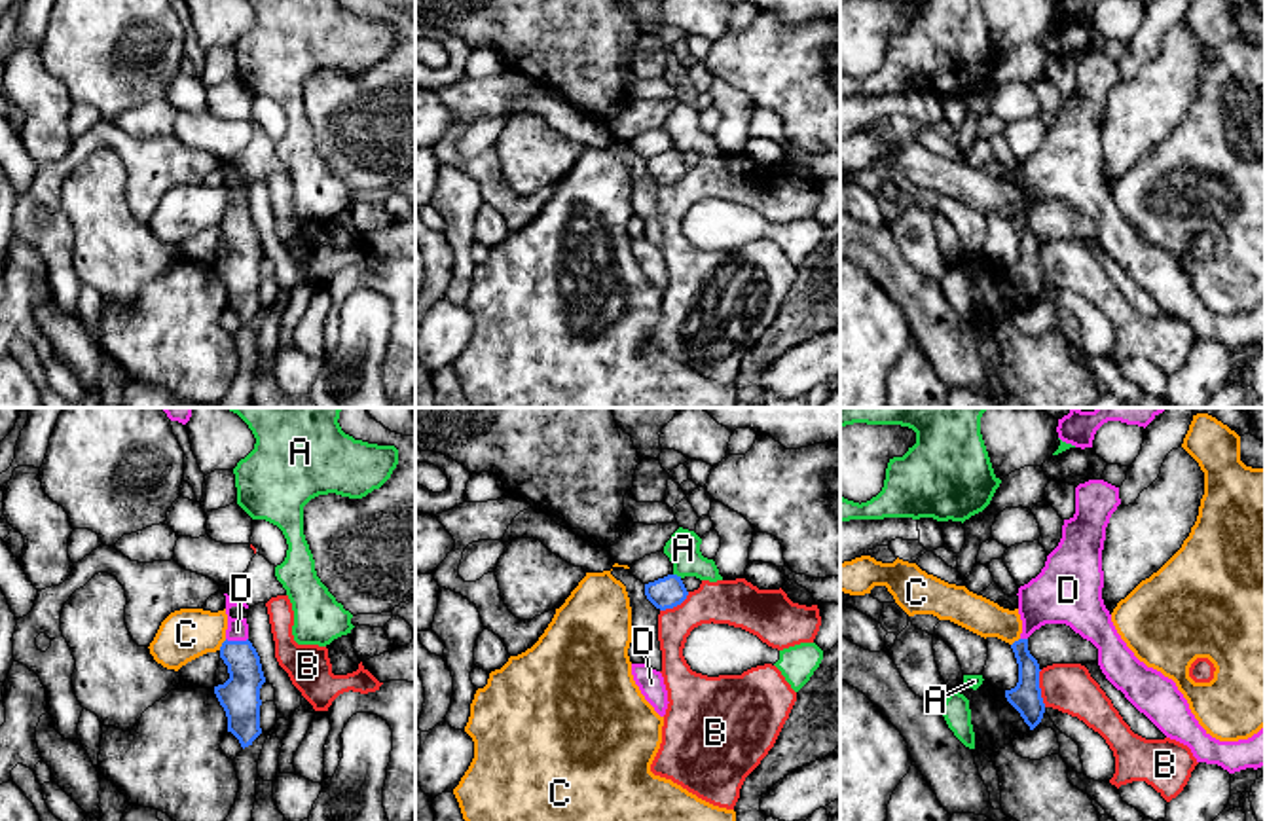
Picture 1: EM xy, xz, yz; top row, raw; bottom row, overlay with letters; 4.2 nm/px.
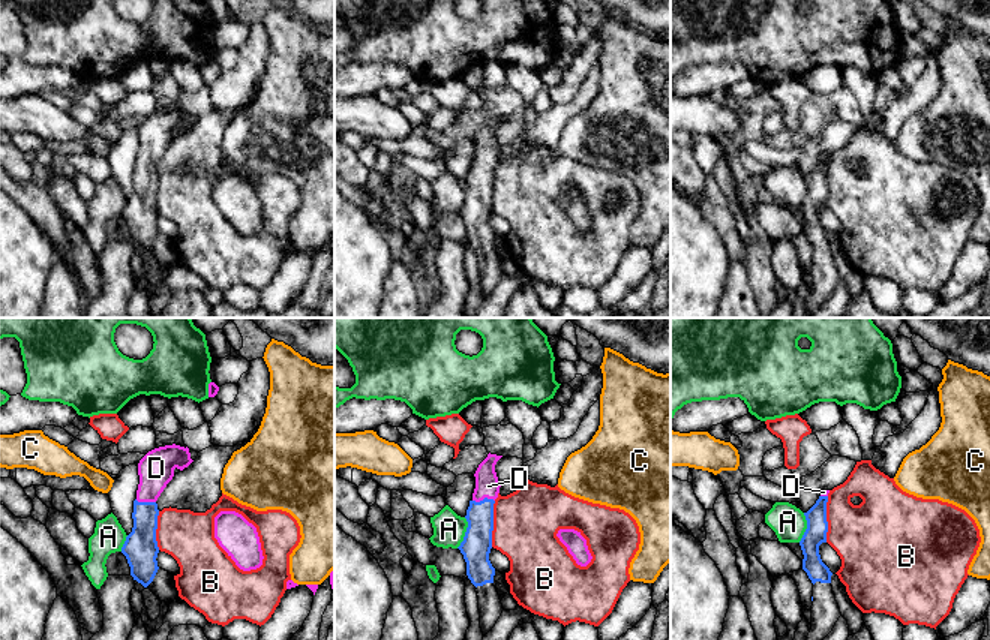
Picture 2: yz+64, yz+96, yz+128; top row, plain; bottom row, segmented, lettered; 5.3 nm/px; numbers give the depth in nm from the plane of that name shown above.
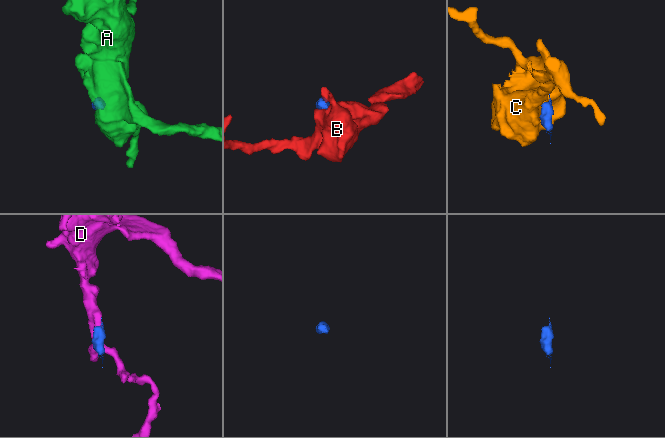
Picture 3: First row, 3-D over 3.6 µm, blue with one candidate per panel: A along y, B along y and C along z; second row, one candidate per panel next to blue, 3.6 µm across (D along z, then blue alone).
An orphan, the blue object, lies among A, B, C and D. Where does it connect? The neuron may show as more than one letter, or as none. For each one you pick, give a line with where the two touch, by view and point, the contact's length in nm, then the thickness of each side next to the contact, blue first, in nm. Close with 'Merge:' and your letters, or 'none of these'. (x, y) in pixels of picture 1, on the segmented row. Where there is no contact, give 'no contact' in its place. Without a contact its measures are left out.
D: xy (238, 641) | 100 nm | 170/100 nm
Merge: D

